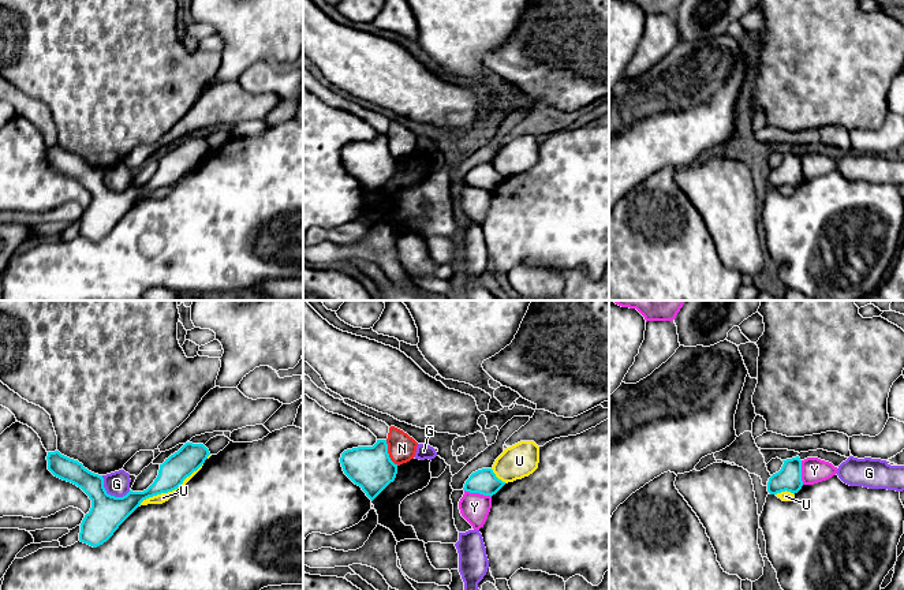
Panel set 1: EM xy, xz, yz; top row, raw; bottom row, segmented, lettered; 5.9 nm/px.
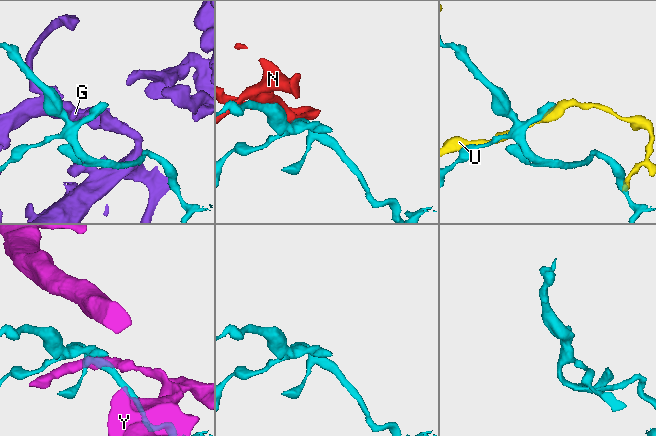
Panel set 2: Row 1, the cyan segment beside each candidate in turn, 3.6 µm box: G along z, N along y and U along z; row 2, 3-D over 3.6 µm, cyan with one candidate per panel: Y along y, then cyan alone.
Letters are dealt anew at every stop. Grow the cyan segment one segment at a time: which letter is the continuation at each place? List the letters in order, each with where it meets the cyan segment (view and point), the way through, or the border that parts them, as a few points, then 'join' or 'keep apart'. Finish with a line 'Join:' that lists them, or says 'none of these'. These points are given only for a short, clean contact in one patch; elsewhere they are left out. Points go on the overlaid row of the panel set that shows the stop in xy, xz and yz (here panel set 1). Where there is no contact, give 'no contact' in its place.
G: meets cyan in xy at (109, 495); keep apart
N: meets cyan in xz at (388, 454); keep apart
U: meets cyan in xy at (170, 490); keep apart
Y: meets cyan in xz at (478, 492); border along xz (464, 489), (490, 497); keep apart
Join: none of these

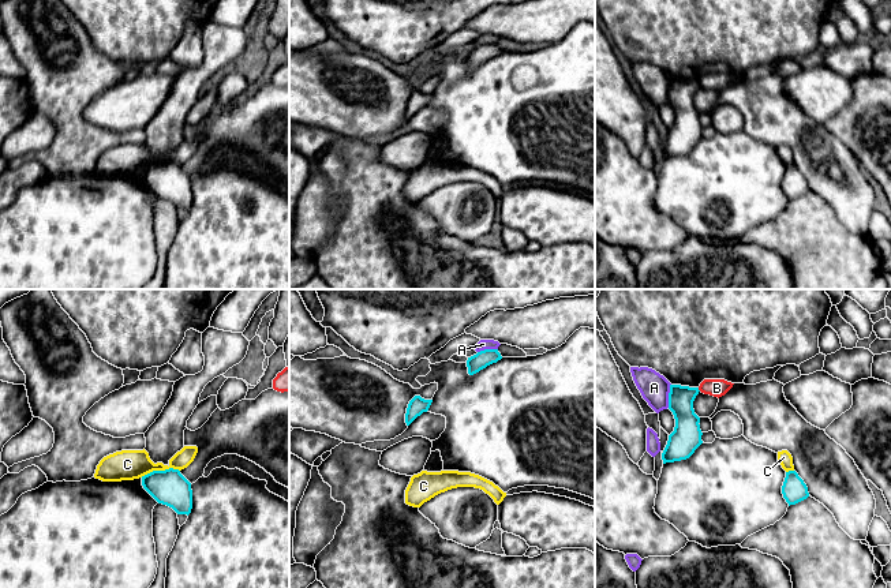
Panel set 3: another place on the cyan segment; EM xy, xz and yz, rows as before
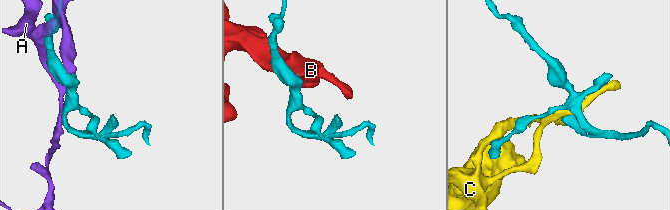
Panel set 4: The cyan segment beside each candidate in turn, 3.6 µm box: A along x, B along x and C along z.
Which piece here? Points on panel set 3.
A: meets cyan in yz at (669, 396); keep apart
B: meets cyan in yz at (697, 389); border along yz (697, 388), (700, 390); keep apart
C: meets cyan in xy at (160, 471); border along xy (179, 469), (150, 471), (141, 476); keep apart
Join: none of these

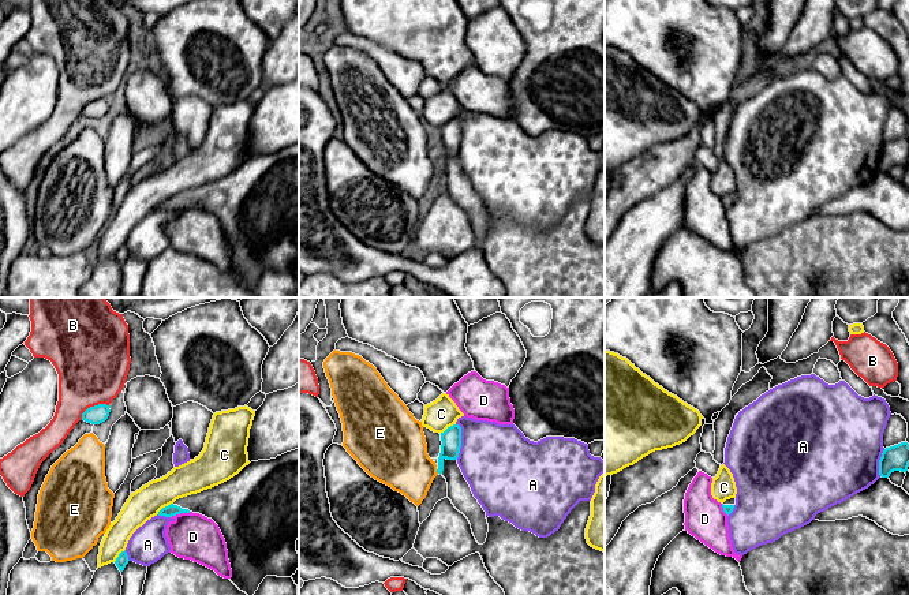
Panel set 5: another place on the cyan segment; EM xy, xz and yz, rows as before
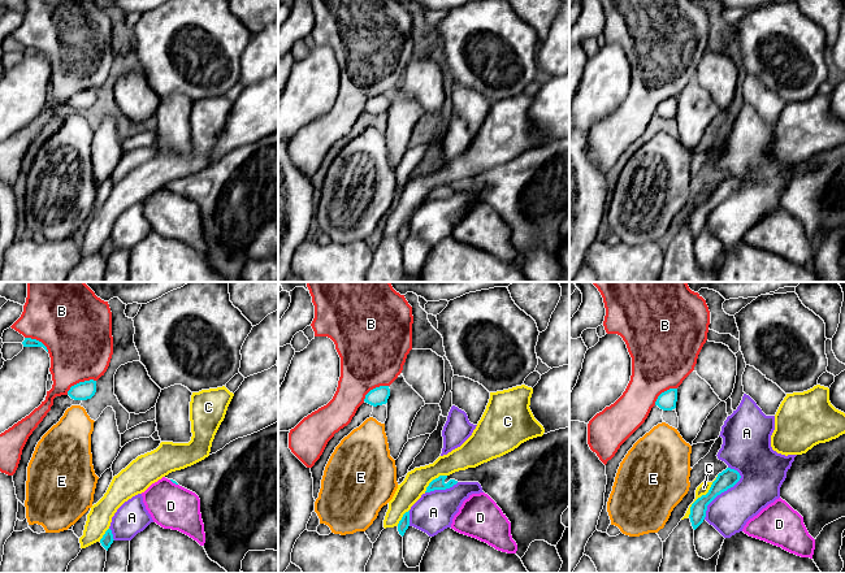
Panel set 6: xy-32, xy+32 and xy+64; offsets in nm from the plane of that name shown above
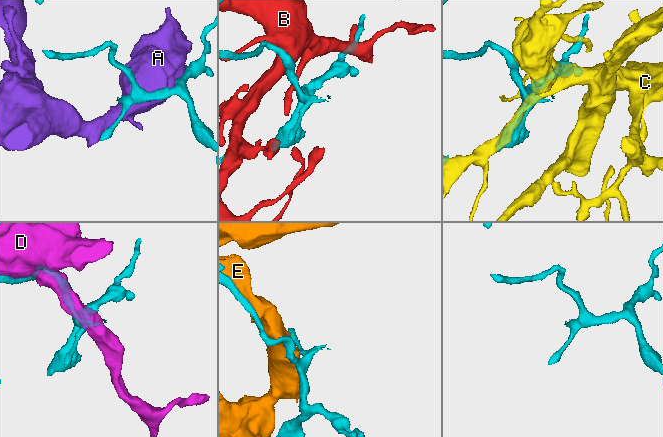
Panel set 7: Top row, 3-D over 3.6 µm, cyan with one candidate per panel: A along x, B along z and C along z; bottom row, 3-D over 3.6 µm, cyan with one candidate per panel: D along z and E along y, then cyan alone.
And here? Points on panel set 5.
A: meets cyan in xz at (460, 441); keep apart
B: meets cyan in xy at (92, 407); keep apart
C: meets cyan in xy at (165, 506); keep apart
D: meets cyan in xy at (180, 512); keep apart
E: meets cyan in xz at (437, 471); keep apart
Join: none of these

